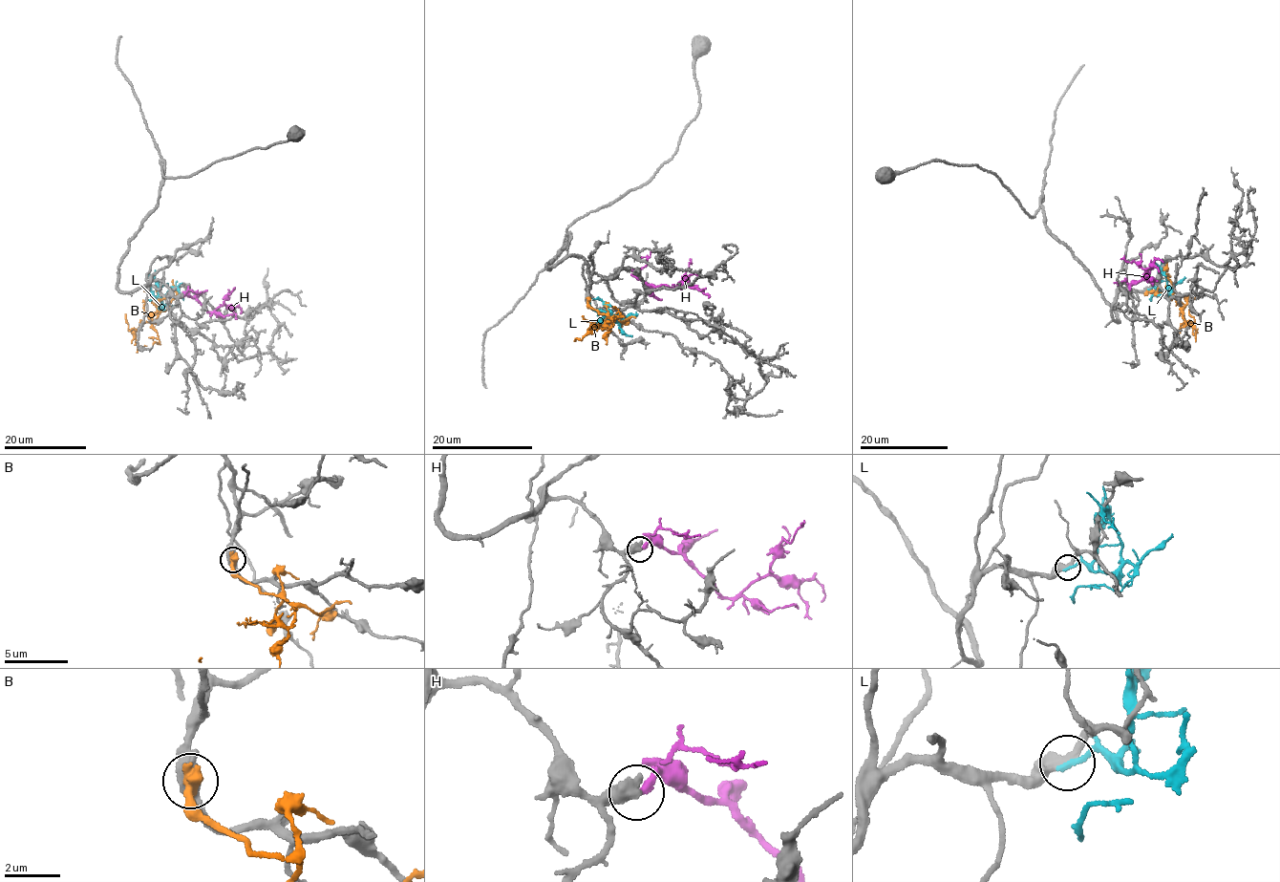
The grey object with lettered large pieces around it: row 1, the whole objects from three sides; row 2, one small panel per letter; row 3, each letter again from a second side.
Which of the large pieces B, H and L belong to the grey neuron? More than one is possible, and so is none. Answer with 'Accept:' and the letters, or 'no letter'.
Accept: H

